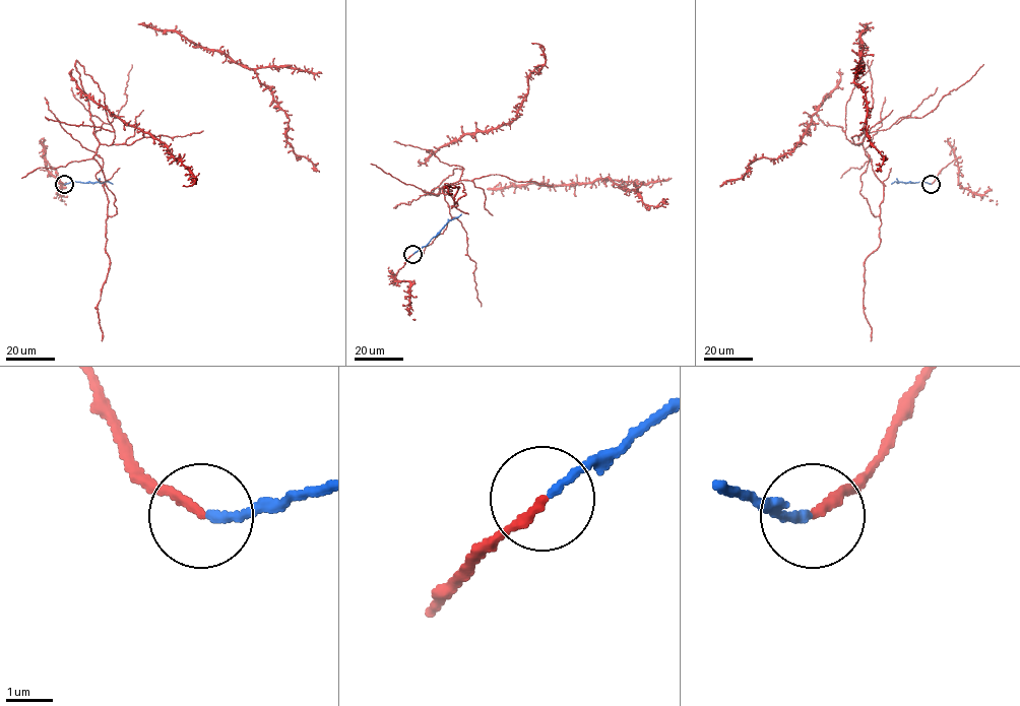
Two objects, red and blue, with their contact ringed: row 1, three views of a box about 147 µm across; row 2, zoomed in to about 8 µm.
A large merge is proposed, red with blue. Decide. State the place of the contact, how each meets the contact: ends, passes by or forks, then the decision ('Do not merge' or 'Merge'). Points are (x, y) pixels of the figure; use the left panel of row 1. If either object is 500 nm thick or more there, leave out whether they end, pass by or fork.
Place: (64, 184). At the ring red ends. At the ring blue ends. Do not merge

